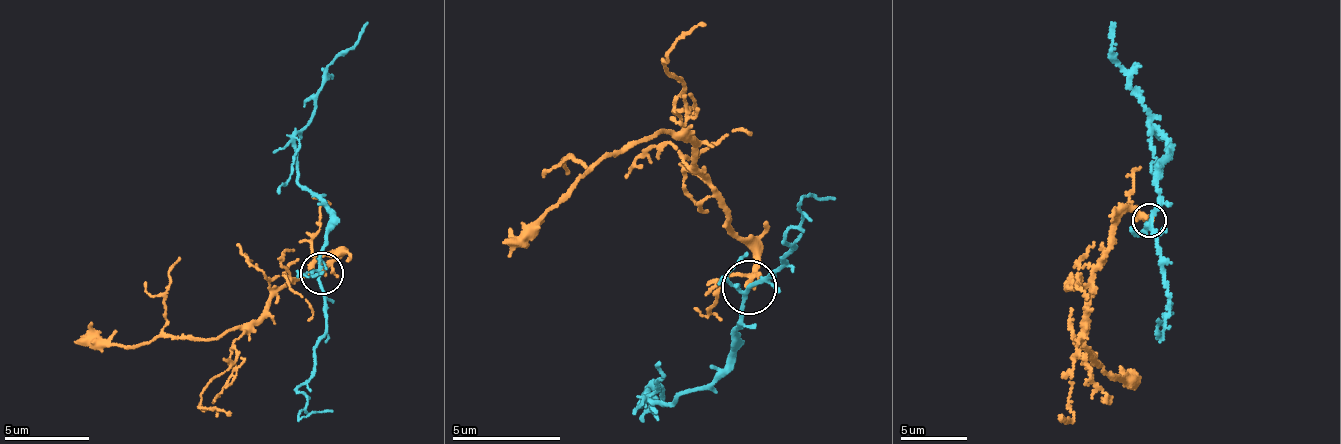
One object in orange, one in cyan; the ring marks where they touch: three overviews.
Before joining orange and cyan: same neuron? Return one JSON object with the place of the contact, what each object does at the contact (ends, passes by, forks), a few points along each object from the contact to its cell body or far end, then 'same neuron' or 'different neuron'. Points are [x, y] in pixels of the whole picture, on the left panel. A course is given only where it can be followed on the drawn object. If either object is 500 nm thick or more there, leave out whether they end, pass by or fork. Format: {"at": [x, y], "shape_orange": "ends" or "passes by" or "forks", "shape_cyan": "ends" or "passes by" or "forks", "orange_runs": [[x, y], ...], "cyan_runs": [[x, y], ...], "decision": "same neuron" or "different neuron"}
{"at": [321, 273], "shape_orange": "forks", "shape_cyan": "forks", "orange_runs": [[323, 272], [336, 252], [289, 282], [269, 310], [245, 323], [192, 338], [160, 336], [135, 349], [79, 336]], "cyan_runs": [[321, 274], [330, 209], [297, 180], [295, 134], [312, 114], [326, 68], [358, 44], [367, 22]], "decision": "different neuron"}

